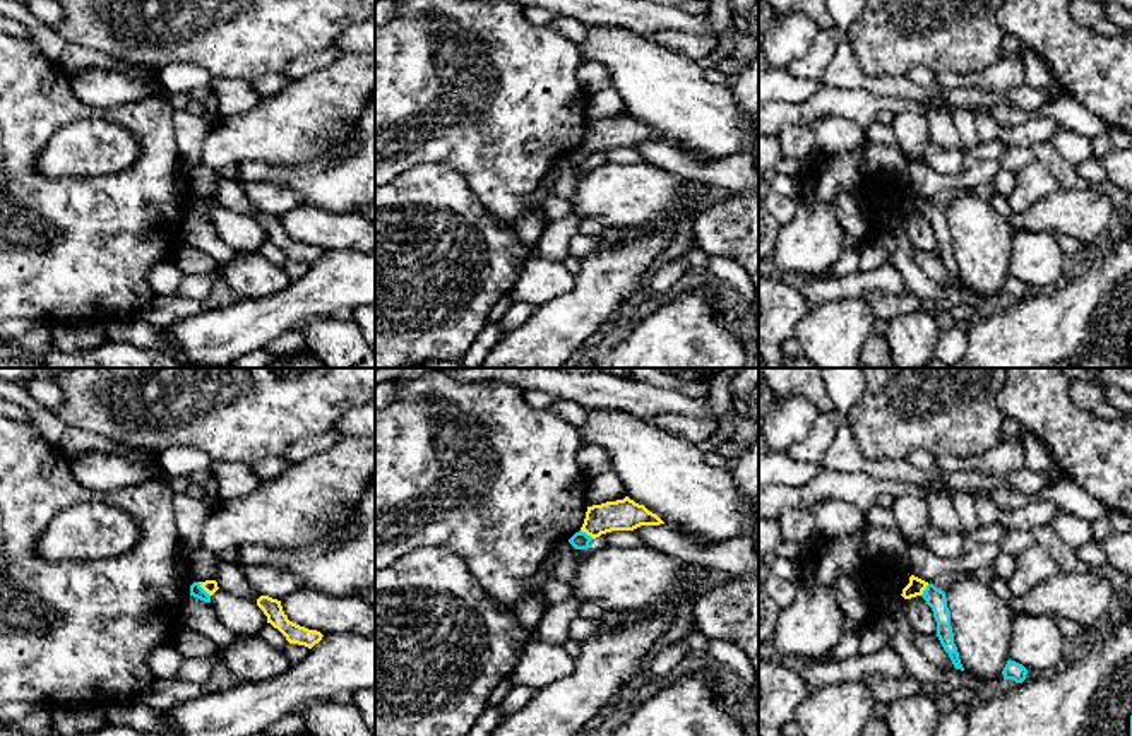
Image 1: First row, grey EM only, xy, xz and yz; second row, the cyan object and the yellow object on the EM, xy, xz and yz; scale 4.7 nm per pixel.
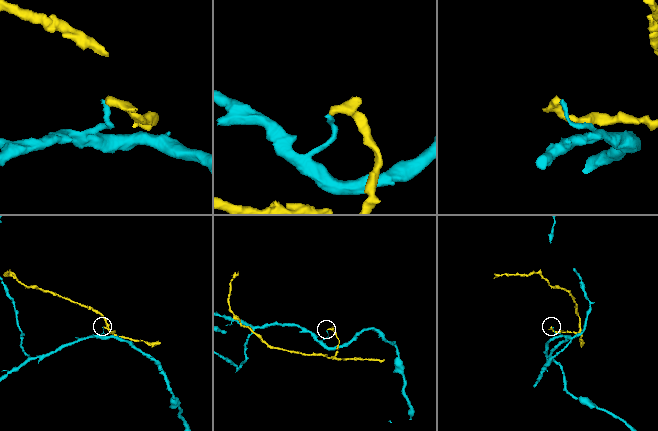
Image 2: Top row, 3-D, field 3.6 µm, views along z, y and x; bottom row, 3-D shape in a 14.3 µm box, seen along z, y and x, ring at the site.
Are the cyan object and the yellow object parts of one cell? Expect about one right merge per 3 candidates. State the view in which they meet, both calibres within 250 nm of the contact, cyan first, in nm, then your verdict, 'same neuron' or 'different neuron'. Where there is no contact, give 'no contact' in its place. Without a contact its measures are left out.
contact in xy; calibres 60 and 60 nm; different neuron

